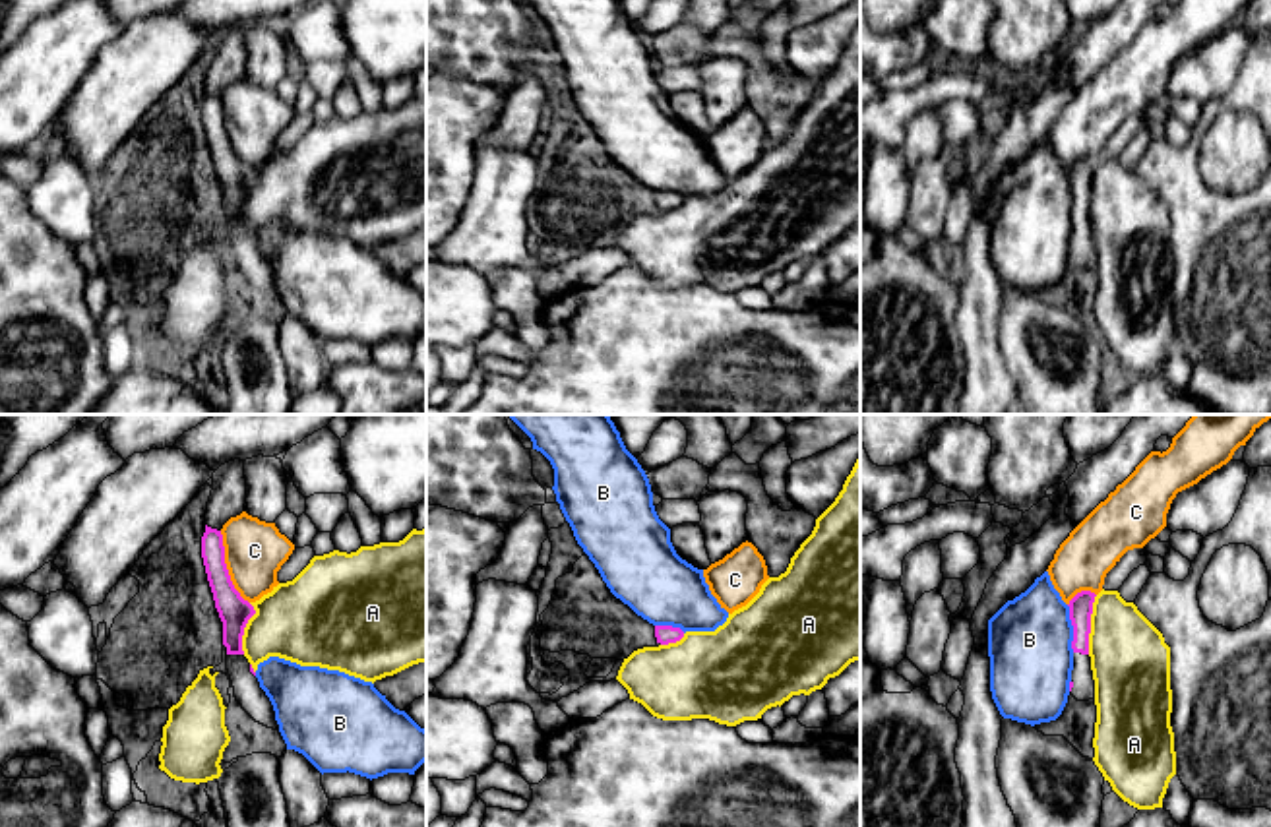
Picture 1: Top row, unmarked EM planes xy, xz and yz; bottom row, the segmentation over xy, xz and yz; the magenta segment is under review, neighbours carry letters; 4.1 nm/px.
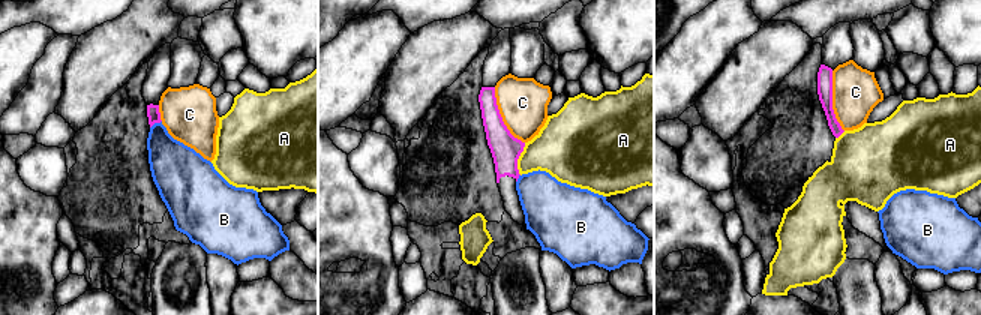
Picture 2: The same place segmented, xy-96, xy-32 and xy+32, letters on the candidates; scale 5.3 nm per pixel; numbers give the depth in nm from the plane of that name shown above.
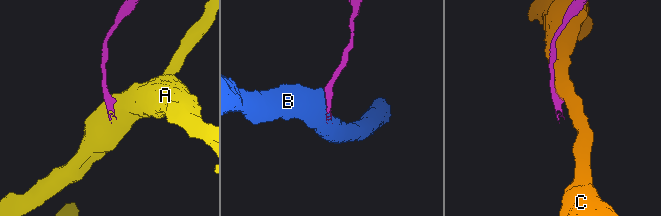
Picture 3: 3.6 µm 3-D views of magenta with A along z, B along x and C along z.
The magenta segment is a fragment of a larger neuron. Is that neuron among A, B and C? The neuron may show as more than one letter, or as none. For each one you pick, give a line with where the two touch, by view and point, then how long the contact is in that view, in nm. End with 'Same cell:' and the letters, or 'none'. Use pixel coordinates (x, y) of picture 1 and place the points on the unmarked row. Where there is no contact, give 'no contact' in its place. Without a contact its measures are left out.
Same cell: none

